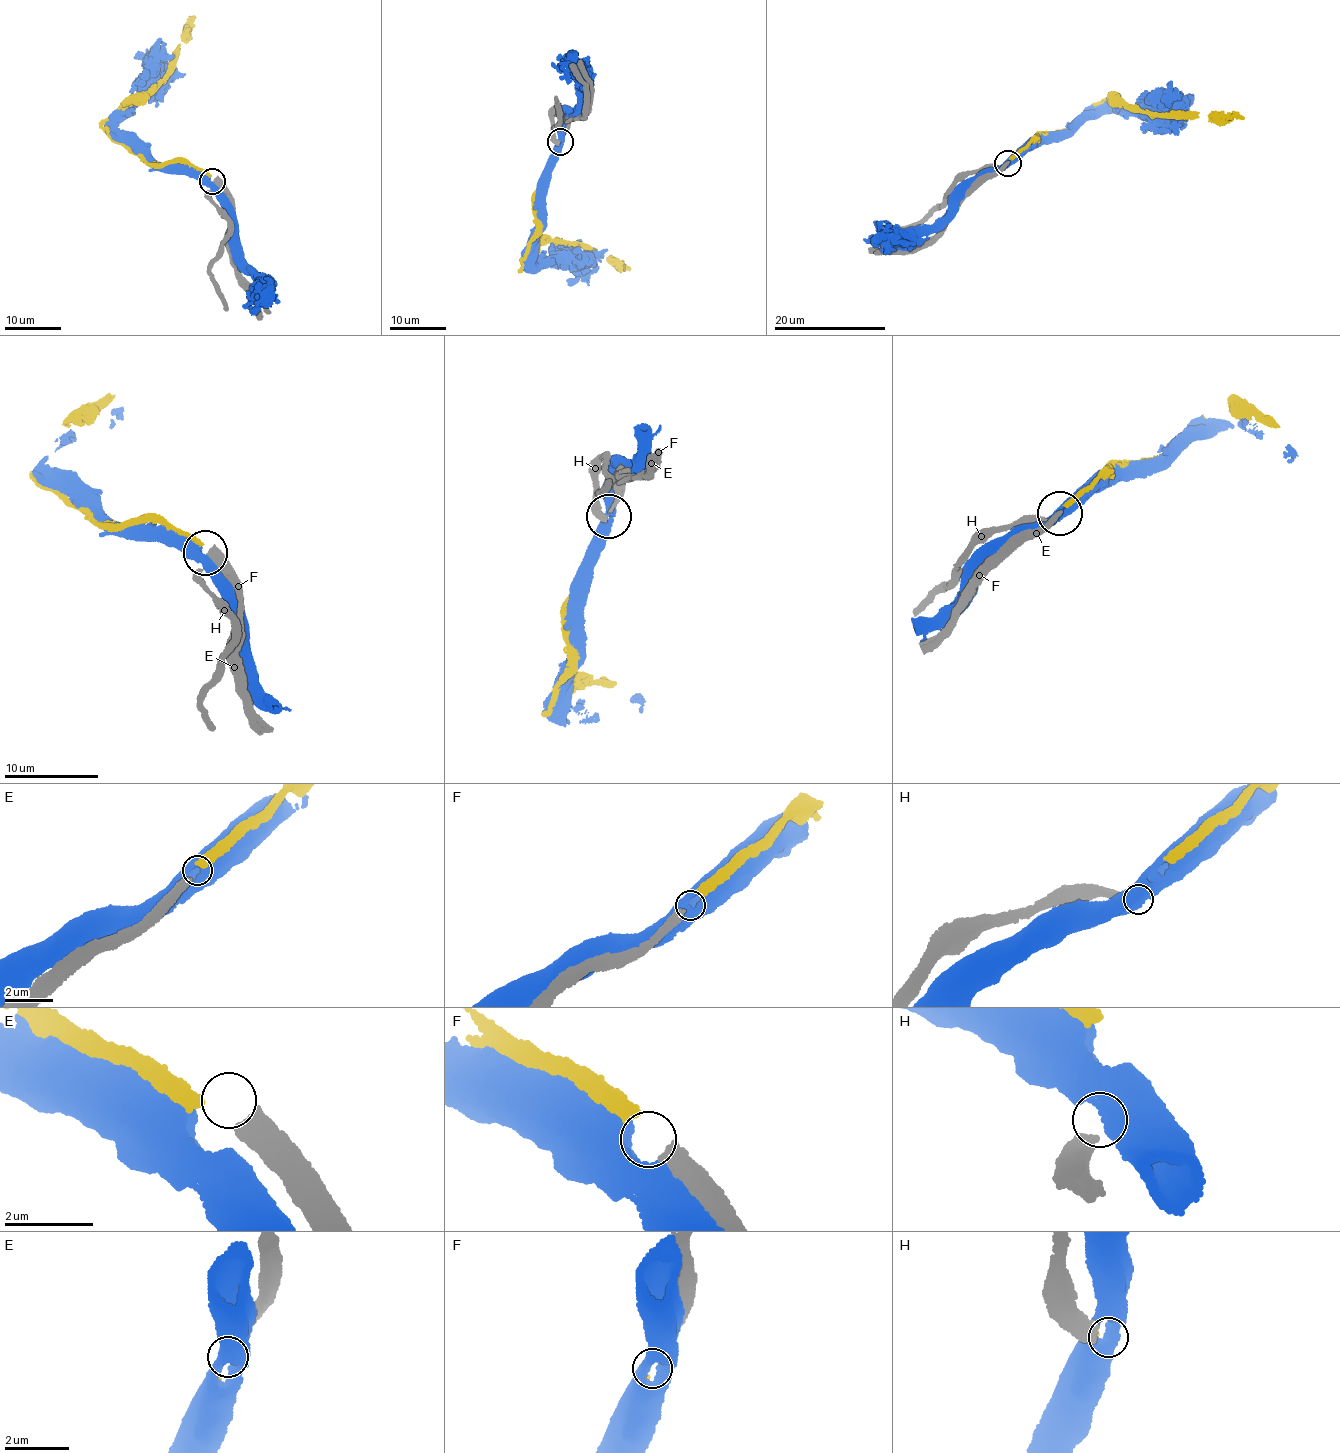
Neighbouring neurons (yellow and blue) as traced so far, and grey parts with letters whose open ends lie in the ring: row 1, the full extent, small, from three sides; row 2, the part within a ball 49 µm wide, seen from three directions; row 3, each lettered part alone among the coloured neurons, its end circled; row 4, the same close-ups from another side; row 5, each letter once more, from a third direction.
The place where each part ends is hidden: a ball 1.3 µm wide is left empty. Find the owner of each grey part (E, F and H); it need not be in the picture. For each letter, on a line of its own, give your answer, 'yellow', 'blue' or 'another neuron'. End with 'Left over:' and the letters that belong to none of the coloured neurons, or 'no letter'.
E: another neuron
F: yellow
H: another neuron
Left over: E, H

